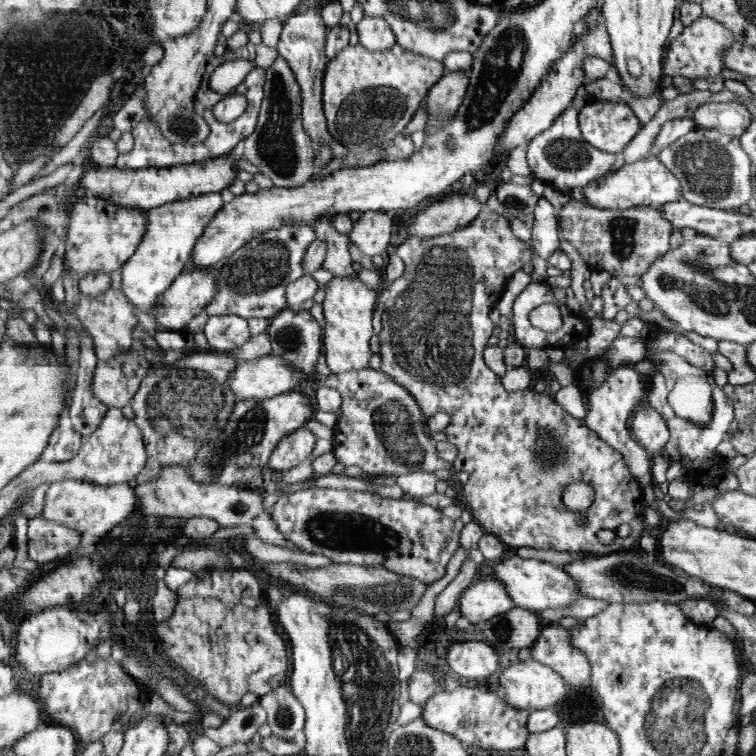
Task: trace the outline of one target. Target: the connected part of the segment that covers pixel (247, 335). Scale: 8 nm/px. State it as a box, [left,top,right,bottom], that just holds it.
[204,315,251,352]

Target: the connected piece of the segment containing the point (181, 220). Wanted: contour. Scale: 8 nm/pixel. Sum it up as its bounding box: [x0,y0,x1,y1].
[121,192,224,314]

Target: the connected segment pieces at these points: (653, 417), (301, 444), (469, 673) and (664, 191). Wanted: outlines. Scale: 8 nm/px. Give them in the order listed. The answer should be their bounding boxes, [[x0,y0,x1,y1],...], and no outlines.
[[629,403,669,454],[269,426,316,471],[447,639,500,682],[582,156,682,210]]

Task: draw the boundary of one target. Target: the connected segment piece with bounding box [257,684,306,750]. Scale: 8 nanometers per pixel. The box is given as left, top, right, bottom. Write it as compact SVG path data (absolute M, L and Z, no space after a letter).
M282 684L274 692L259 698L257 702L266 710L267 723L272 730L272 735L288 743L297 743L304 750L305 710L289 686Z

